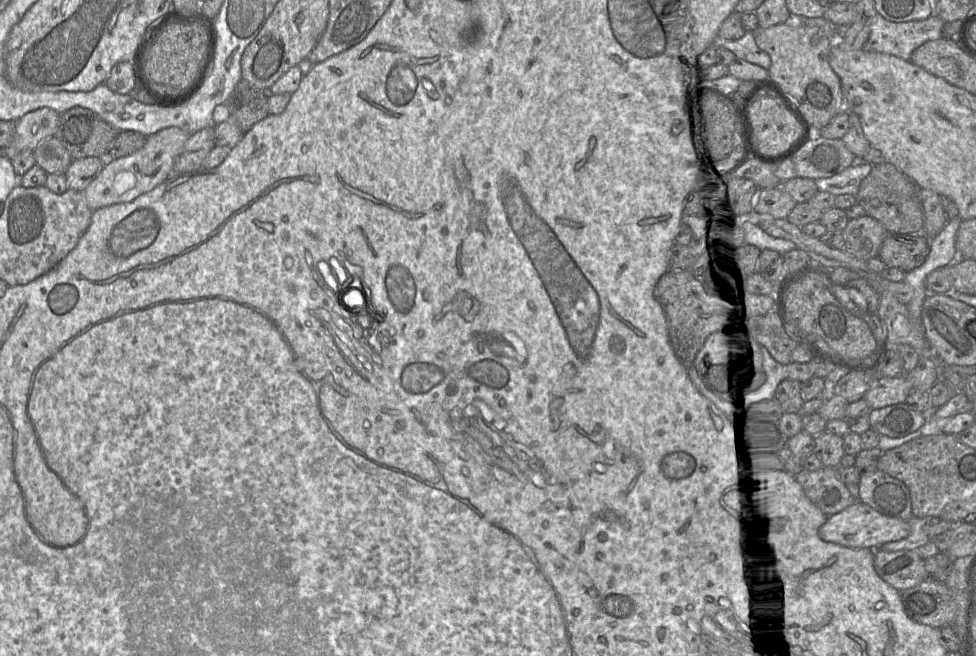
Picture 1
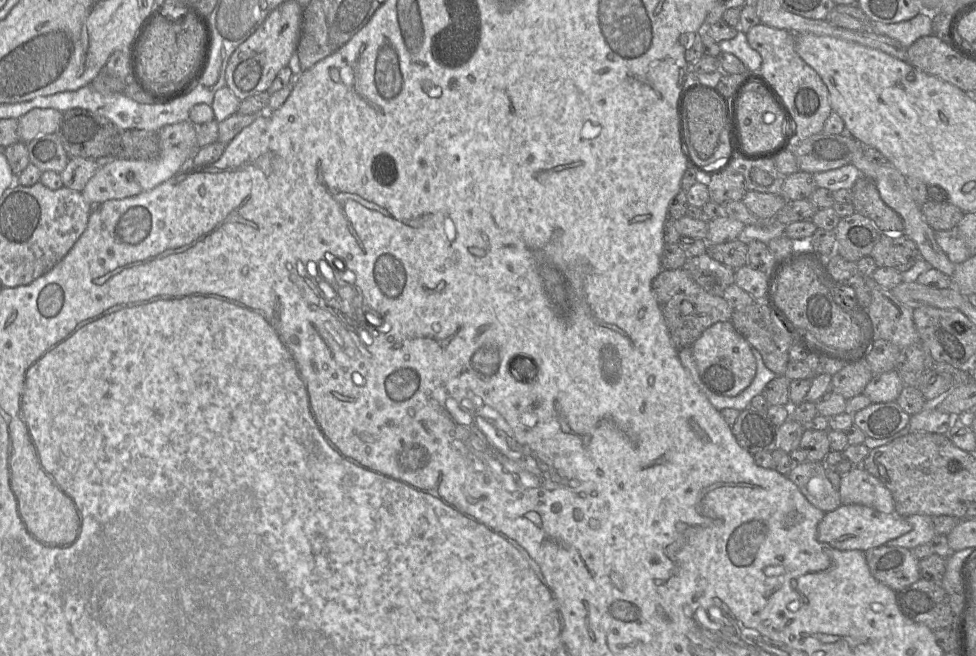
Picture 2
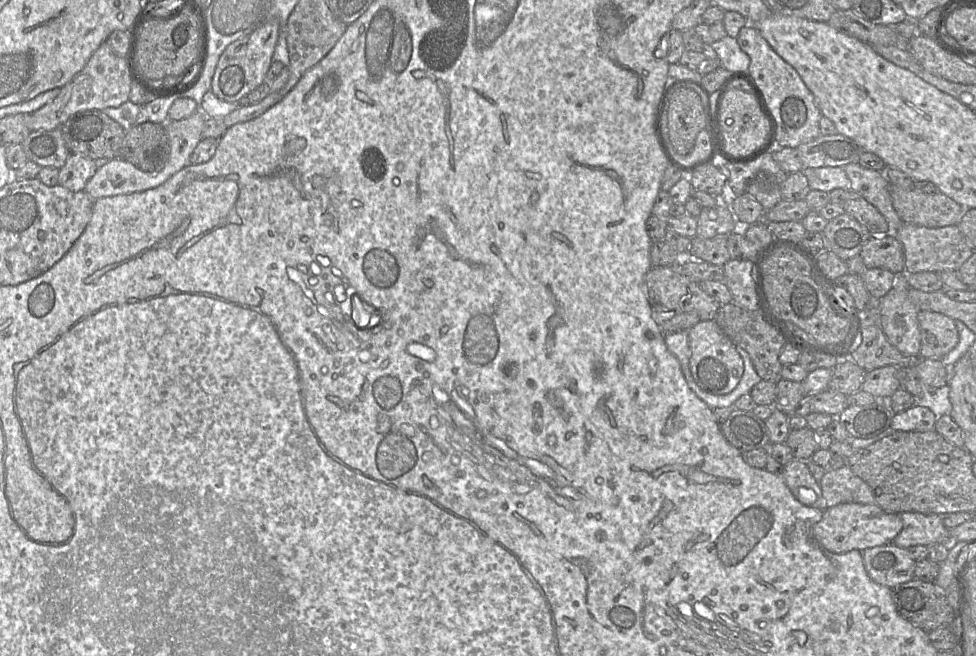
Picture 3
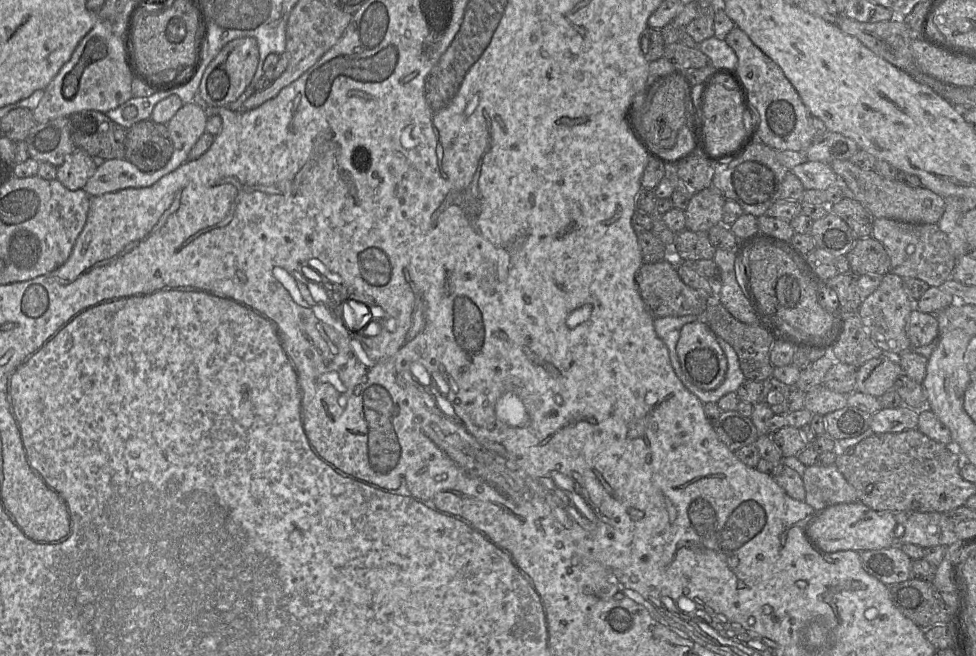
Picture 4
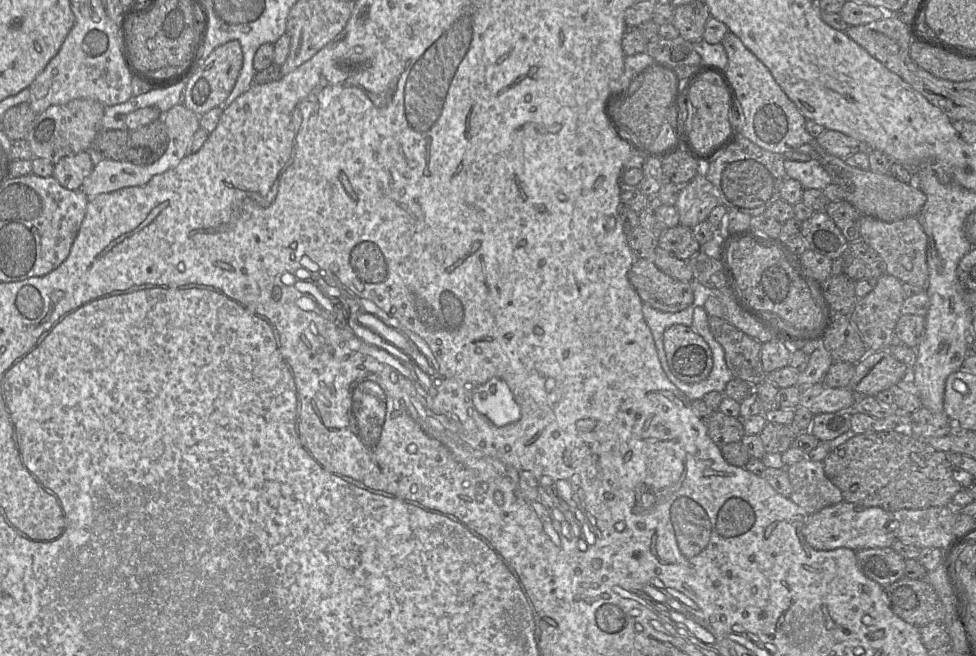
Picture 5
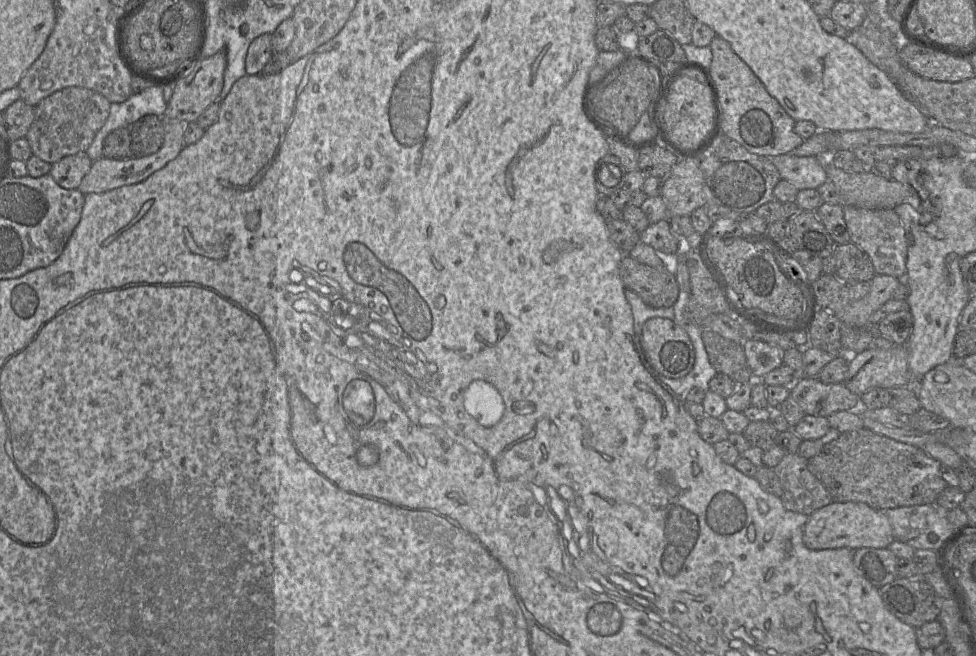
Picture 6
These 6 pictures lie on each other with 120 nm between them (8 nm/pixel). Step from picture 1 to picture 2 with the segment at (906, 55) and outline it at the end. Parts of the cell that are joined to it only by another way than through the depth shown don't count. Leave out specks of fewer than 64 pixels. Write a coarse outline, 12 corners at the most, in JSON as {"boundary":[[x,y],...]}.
{"boundary":[[921,11],[898,23],[871,21],[870,31],[908,48],[932,34],[932,14]]}

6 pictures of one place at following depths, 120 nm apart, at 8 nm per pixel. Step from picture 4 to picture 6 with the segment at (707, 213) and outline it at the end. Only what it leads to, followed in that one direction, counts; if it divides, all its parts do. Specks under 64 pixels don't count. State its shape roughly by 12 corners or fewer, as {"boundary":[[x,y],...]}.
{"boundary":[[698,158],[659,179],[669,218],[711,203]]}

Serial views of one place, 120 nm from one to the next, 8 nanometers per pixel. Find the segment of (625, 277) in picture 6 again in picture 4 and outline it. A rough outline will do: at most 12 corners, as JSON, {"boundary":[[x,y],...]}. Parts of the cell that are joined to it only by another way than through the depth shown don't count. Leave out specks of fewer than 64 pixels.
{"boundary":[[671,257],[635,276],[653,318],[703,317],[709,294],[686,285]]}

